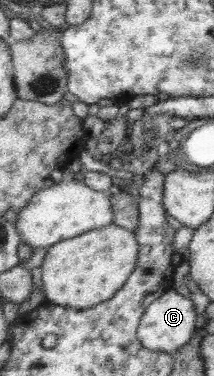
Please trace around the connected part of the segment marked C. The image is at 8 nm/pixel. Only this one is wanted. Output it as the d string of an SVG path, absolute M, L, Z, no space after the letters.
M174 288L166 290L156 298L142 314L137 329L137 339L149 350L160 350L174 355L184 344L187 344L198 328L198 314L195 305L189 298L177 293Z

